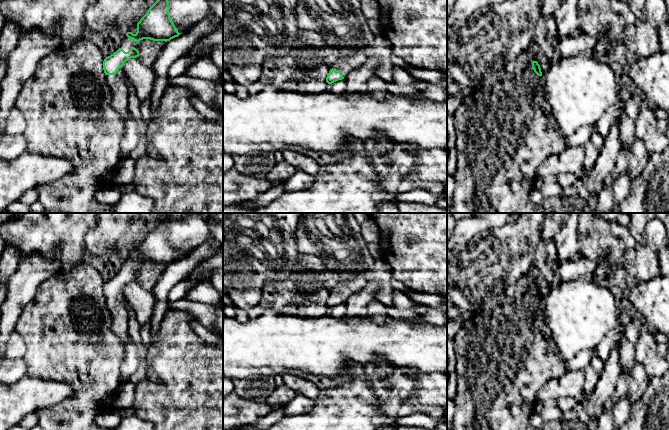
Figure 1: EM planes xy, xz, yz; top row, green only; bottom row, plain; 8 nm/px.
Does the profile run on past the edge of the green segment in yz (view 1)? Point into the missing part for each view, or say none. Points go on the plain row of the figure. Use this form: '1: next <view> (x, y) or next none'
1: next none

